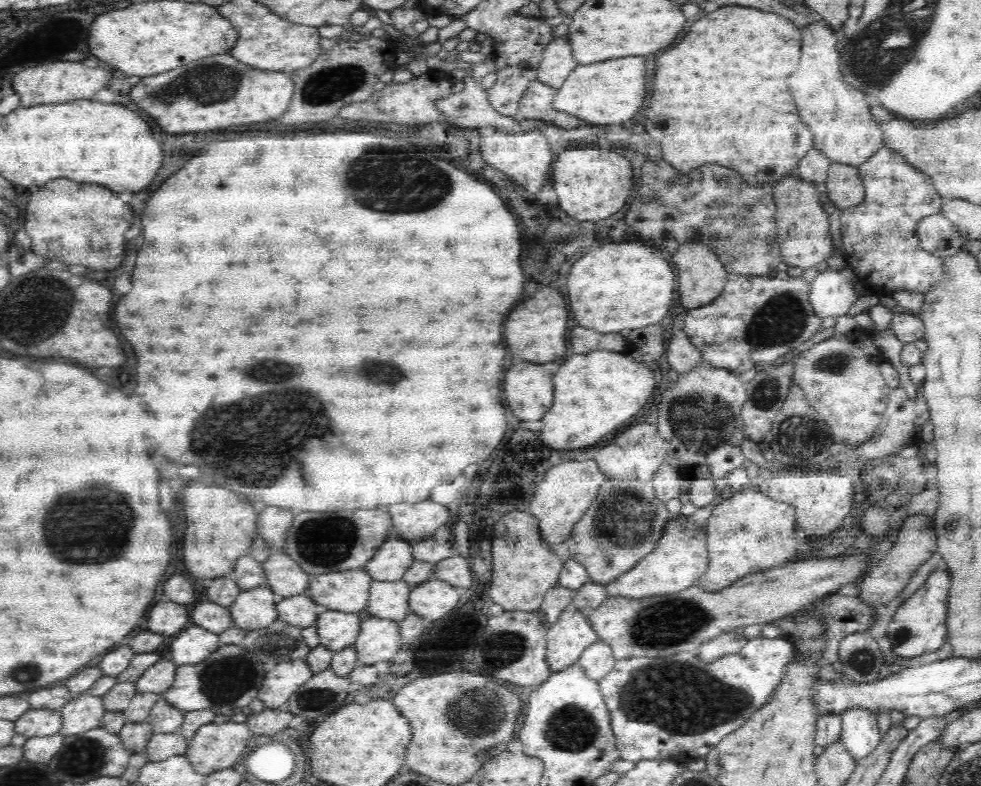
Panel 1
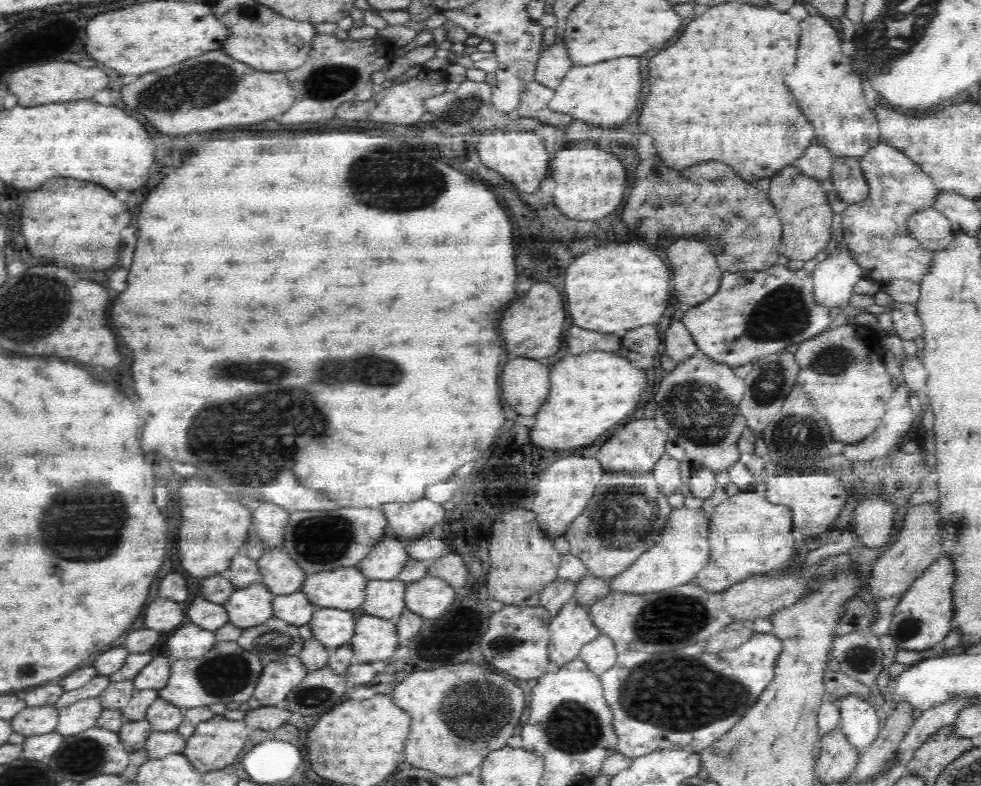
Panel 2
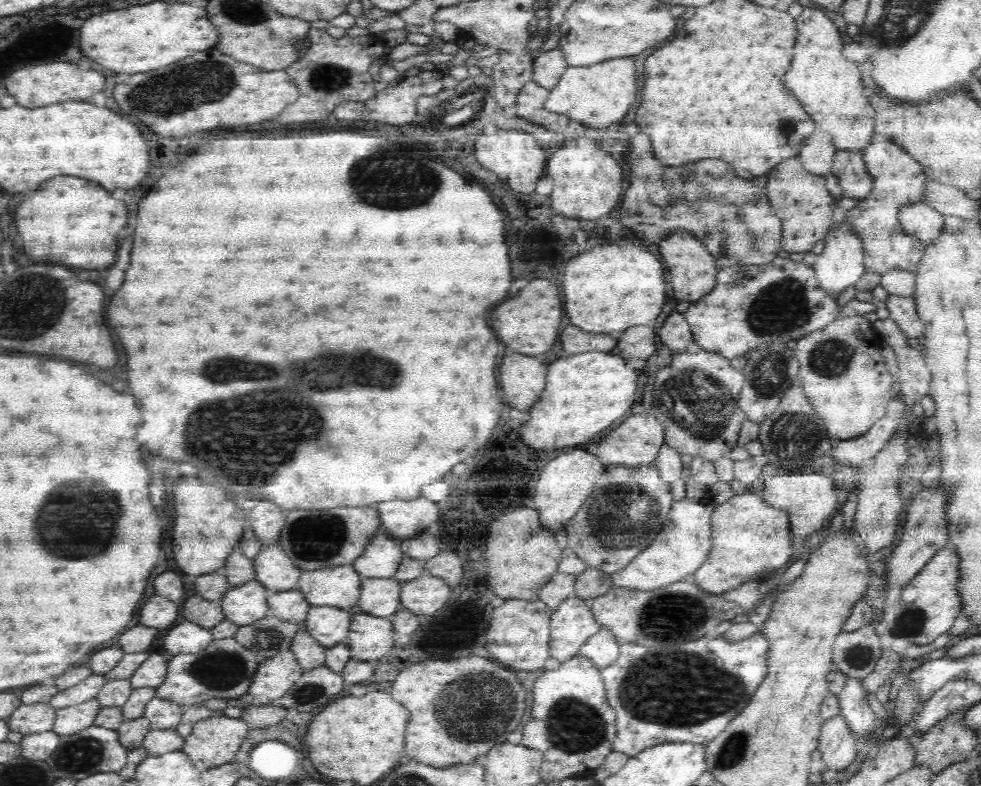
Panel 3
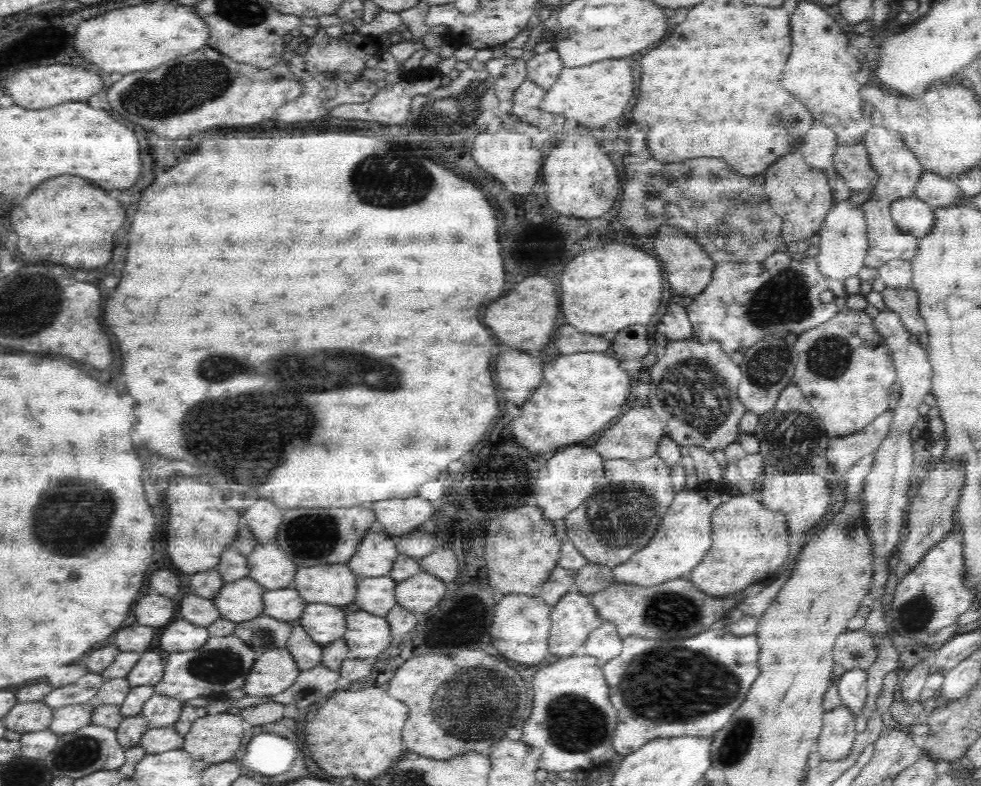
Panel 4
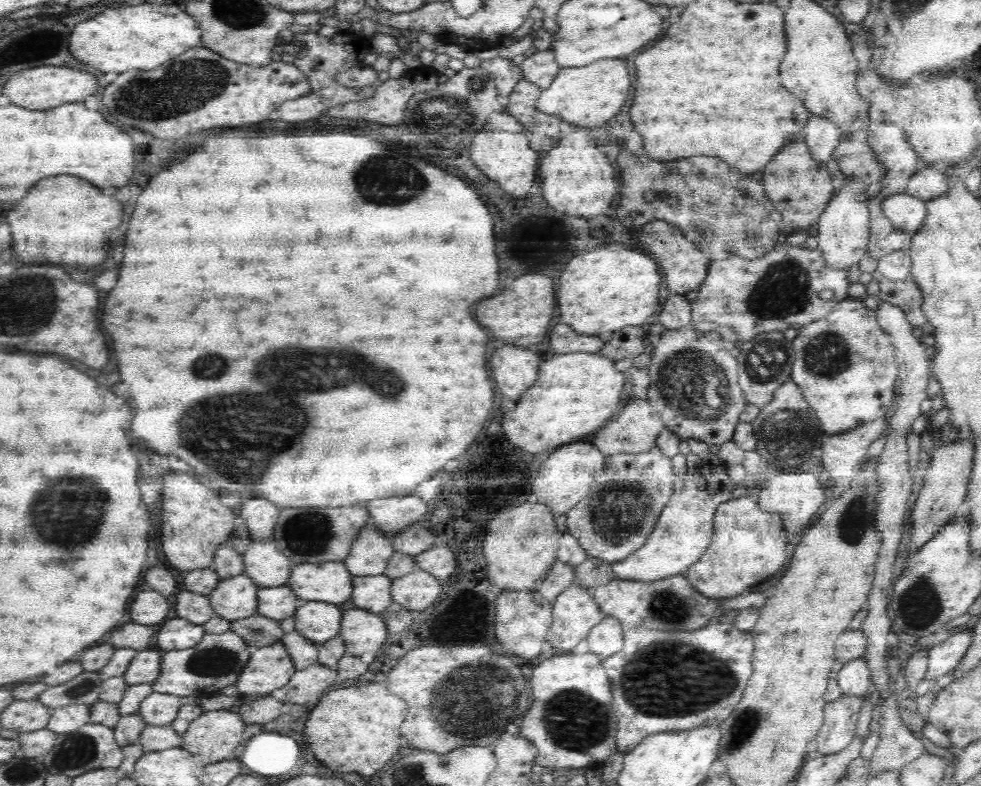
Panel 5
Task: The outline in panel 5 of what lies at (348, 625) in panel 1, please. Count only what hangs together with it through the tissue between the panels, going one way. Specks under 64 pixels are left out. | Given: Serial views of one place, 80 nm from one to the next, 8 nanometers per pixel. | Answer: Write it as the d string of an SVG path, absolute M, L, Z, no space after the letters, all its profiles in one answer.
M308 600L300 602L293 612L294 632L314 643L337 637L340 630L340 606Z

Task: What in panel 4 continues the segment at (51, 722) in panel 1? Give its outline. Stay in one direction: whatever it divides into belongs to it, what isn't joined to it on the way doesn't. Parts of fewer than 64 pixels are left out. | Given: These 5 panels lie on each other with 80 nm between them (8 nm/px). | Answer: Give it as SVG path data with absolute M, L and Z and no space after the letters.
M17 700L2 720L8 730L16 730L24 734L48 729L52 714L53 709L42 701L20 702Z

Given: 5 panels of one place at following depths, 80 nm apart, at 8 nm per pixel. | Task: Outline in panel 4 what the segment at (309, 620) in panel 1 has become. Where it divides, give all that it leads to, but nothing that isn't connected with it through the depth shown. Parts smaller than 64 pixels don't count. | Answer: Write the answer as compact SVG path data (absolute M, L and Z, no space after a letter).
M294 586L265 589L262 592L262 614L281 621L291 621L300 616L306 602L298 594Z

